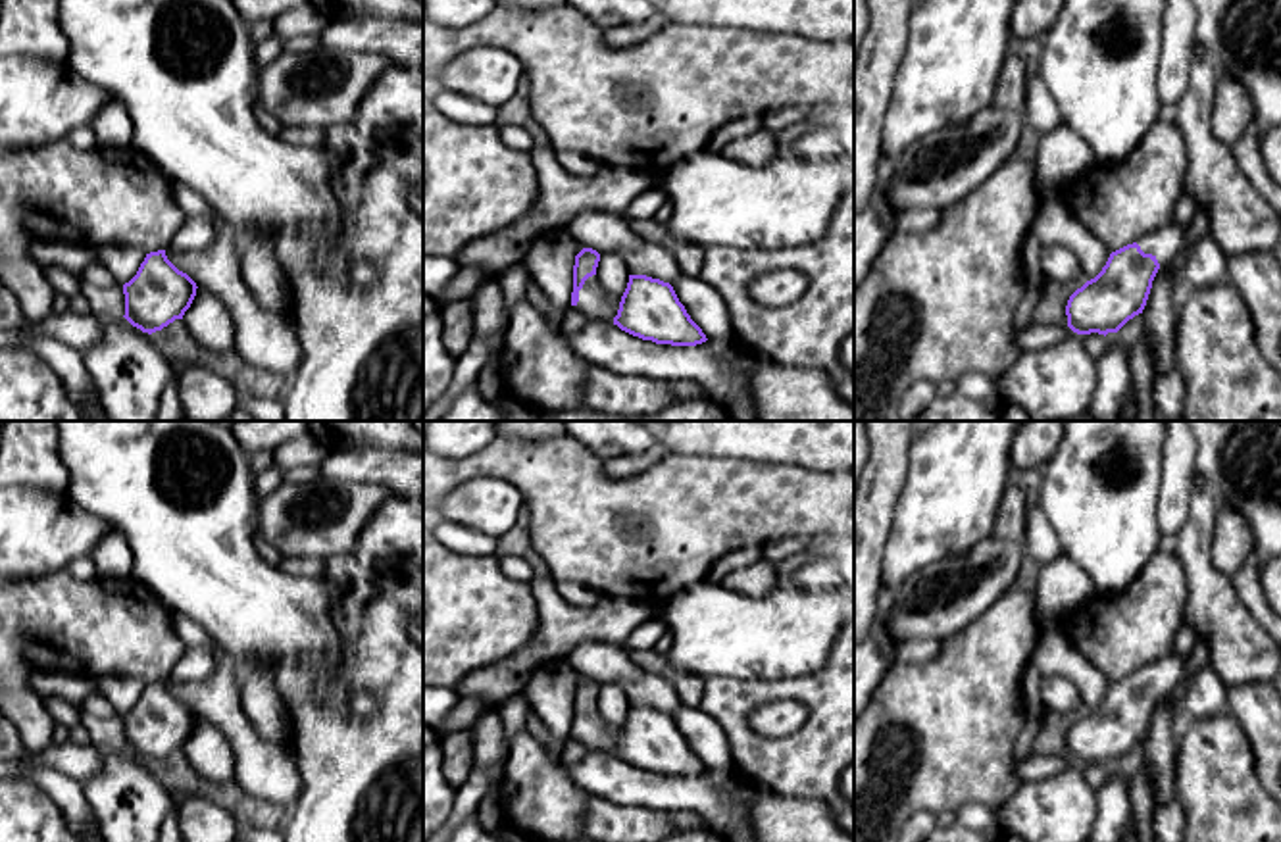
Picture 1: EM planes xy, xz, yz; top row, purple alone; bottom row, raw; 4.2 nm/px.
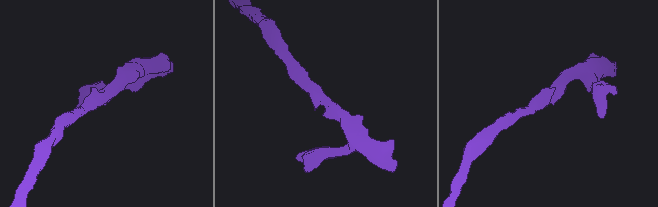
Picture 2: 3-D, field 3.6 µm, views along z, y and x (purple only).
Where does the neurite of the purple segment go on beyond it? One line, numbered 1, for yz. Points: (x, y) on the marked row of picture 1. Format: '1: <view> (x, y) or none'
1: yz (1166, 245)

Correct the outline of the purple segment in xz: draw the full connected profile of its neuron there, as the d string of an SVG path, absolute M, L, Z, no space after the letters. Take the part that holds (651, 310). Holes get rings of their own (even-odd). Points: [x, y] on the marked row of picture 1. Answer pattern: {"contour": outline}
{"contour": "M583 248L575 256L571 306L589 321L608 319L621 331L656 344L696 346L706 342L673 286L646 275L629 275L621 298L610 296L598 277L600 254Z"}

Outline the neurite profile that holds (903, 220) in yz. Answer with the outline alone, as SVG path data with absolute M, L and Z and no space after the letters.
M885 200L891 215L892 215L892 229L902 233L925 233L939 223L939 211L931 208L923 210L896 210L889 200Z

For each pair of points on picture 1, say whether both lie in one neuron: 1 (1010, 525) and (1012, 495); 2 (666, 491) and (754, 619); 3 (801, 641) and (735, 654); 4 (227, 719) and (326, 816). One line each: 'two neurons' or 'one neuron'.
1: one neuron
2: two neurons
3: one neuron
4: two neurons

